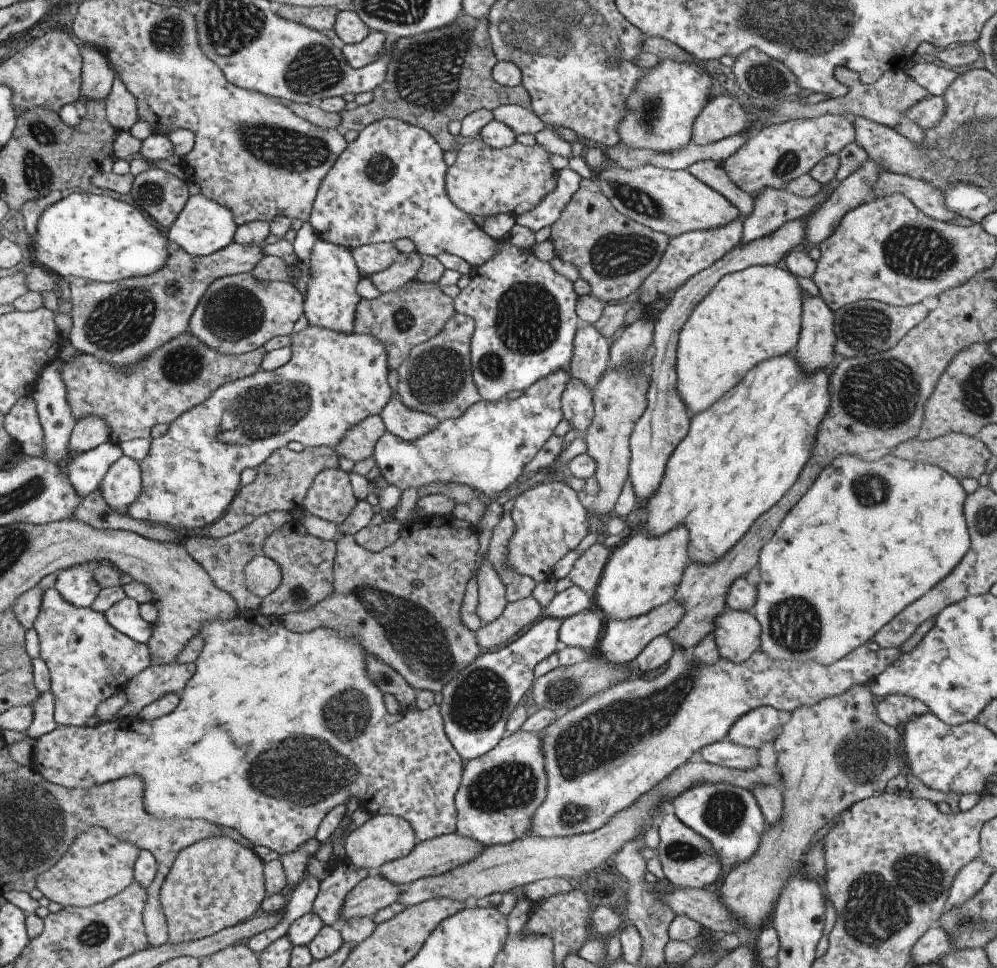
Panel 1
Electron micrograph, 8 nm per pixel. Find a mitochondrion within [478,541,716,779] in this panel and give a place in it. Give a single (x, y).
(562, 688)

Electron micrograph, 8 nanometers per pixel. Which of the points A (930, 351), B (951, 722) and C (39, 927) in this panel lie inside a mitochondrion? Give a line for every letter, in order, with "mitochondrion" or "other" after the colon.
A: mitochondrion
B: other
C: other

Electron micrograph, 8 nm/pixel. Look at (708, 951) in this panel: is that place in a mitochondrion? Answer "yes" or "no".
yes

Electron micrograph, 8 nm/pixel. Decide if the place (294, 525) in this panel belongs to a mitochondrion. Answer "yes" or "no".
no

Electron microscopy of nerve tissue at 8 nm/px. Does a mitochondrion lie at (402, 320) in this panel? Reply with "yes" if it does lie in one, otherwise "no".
yes

